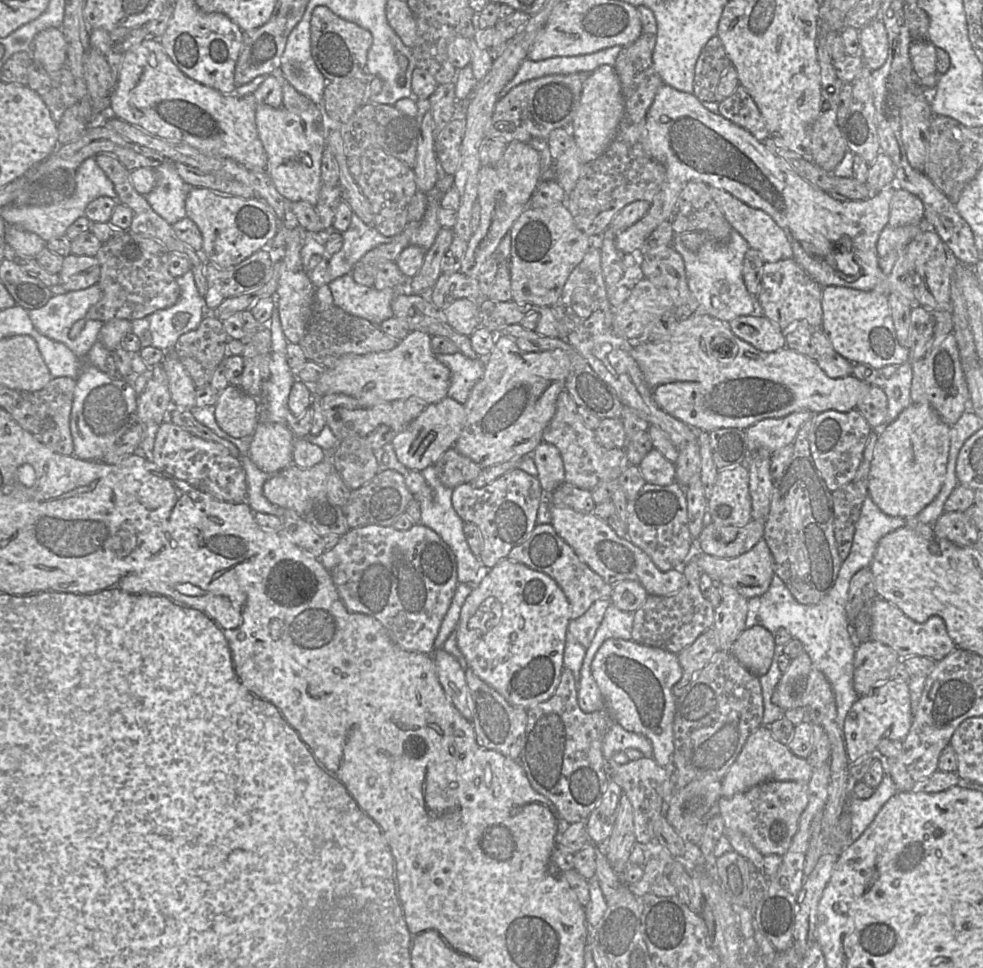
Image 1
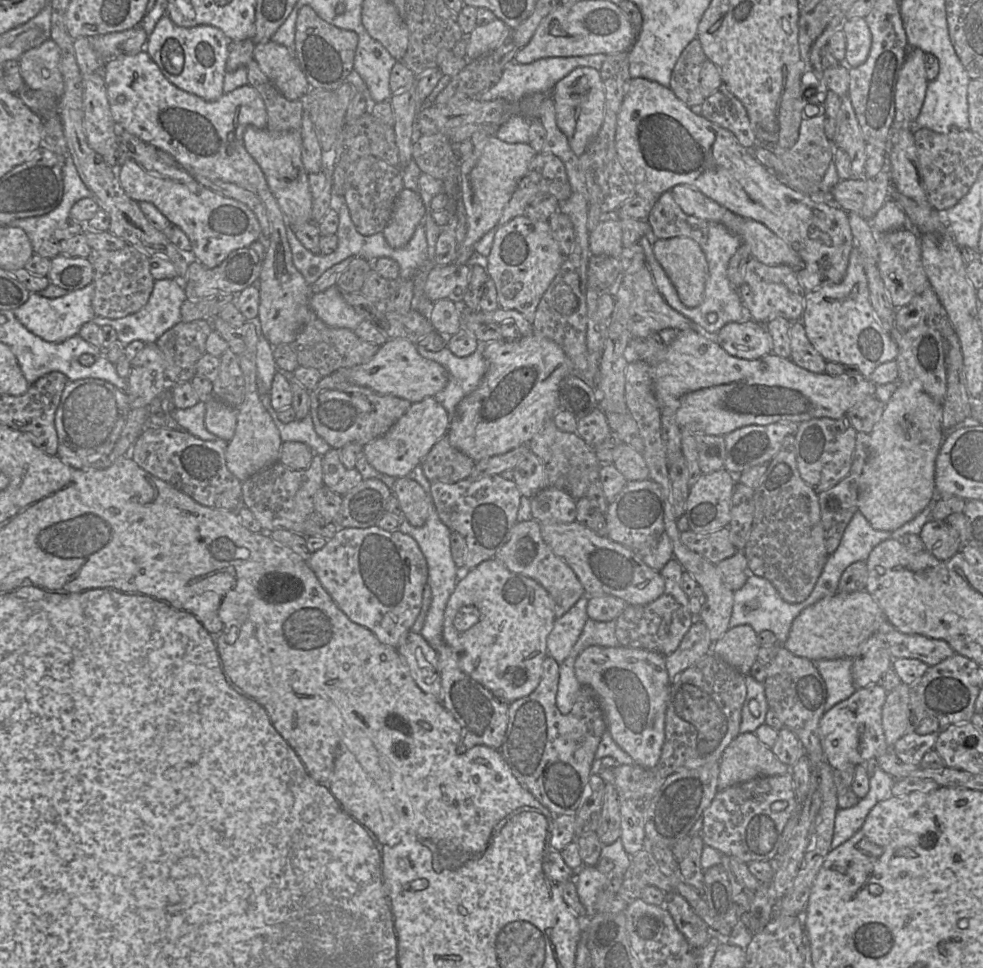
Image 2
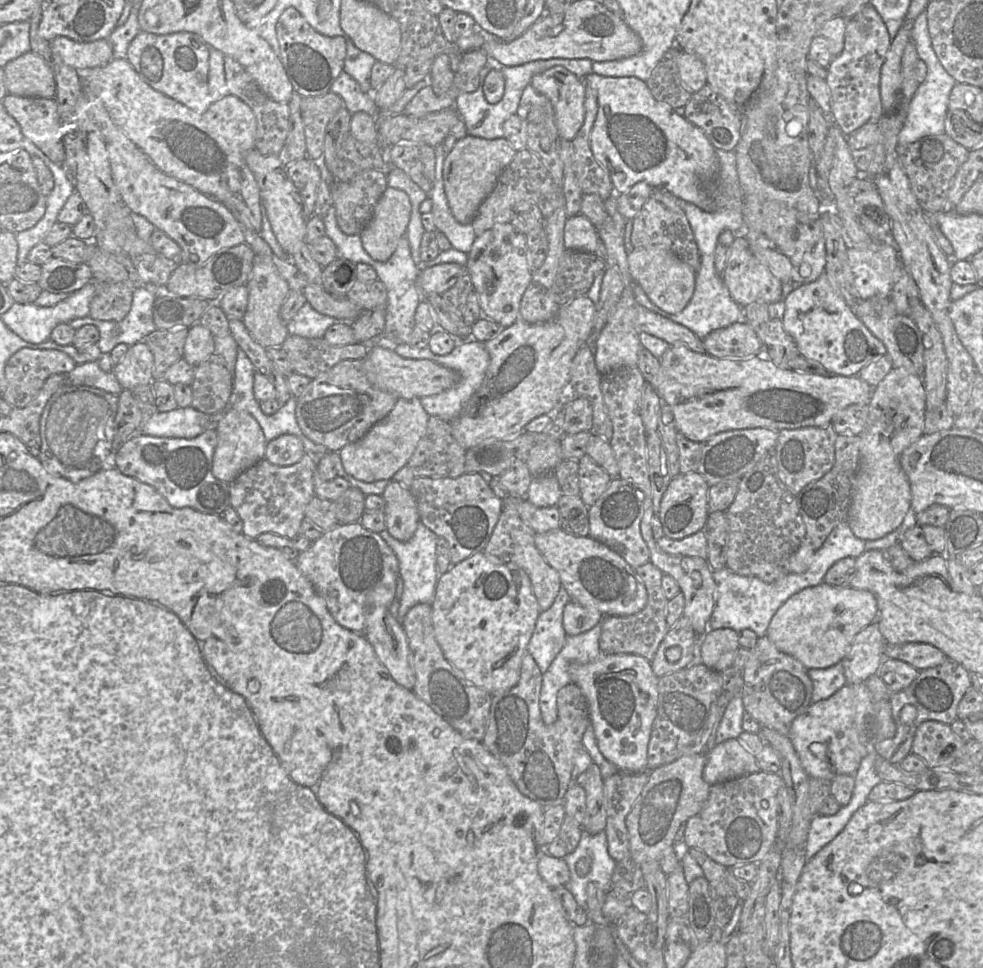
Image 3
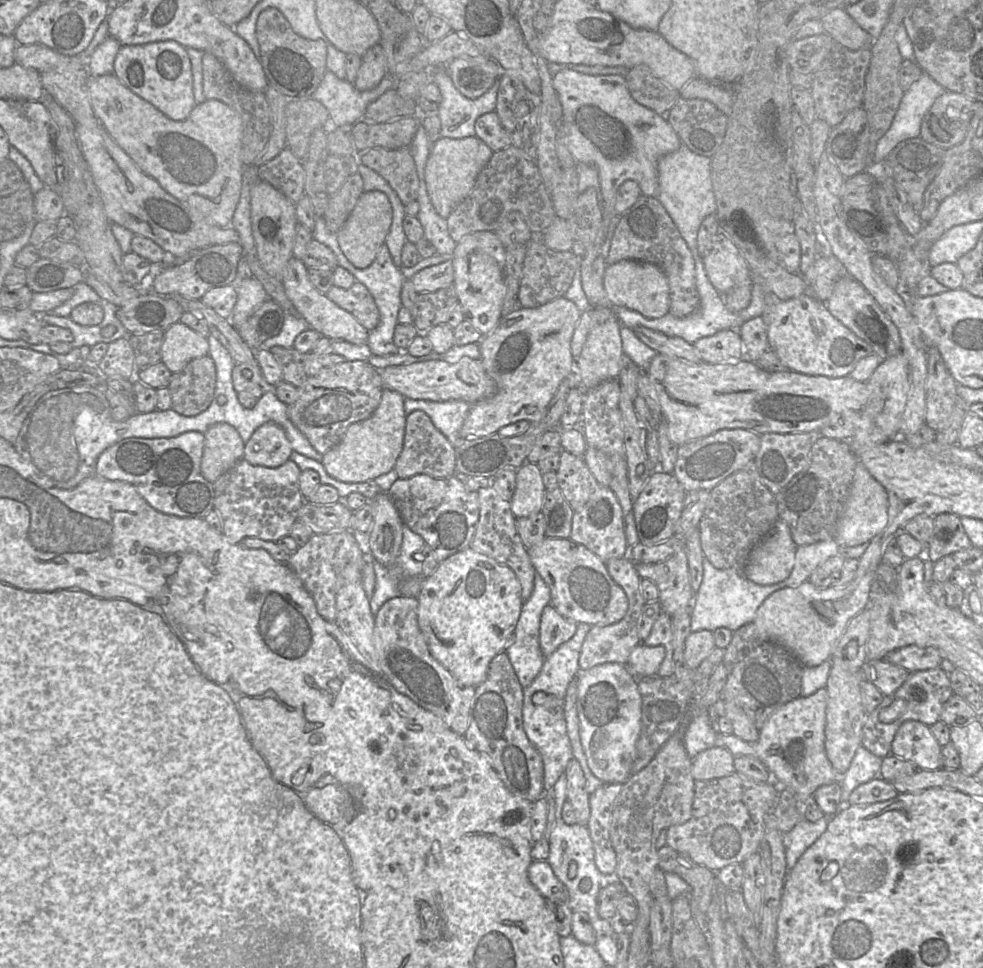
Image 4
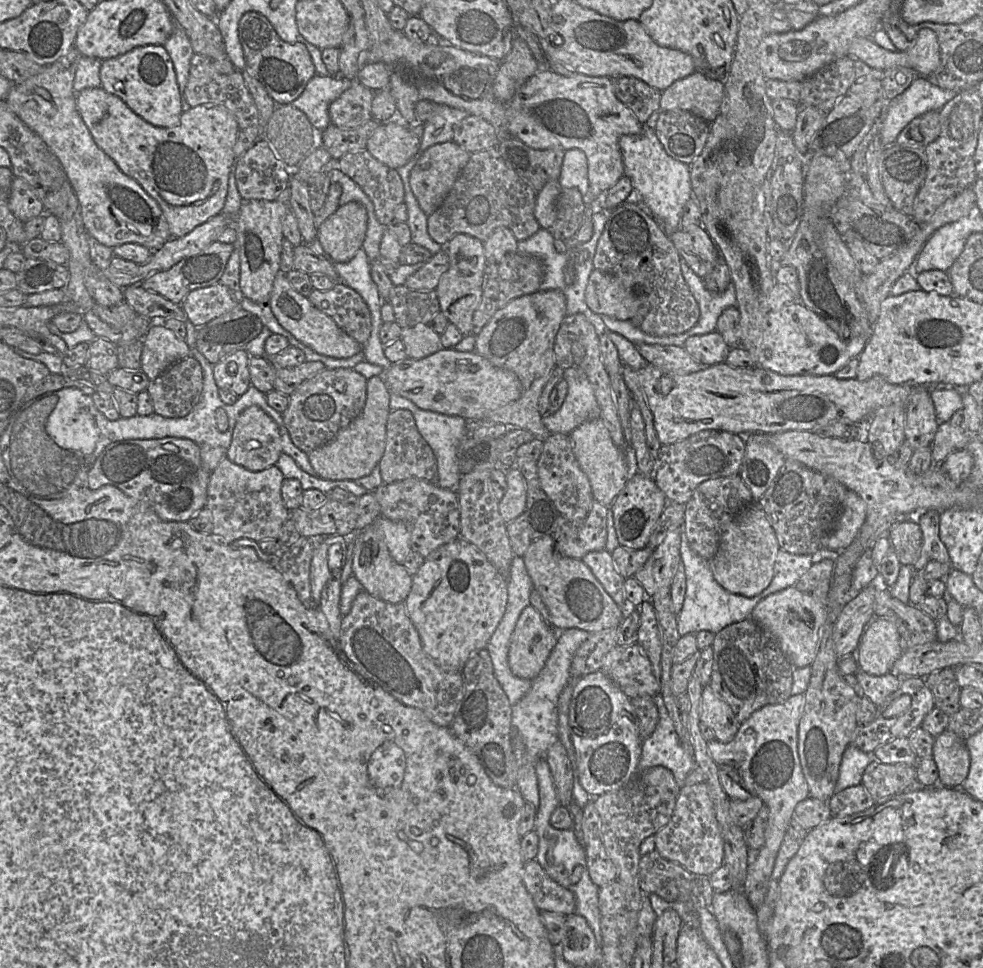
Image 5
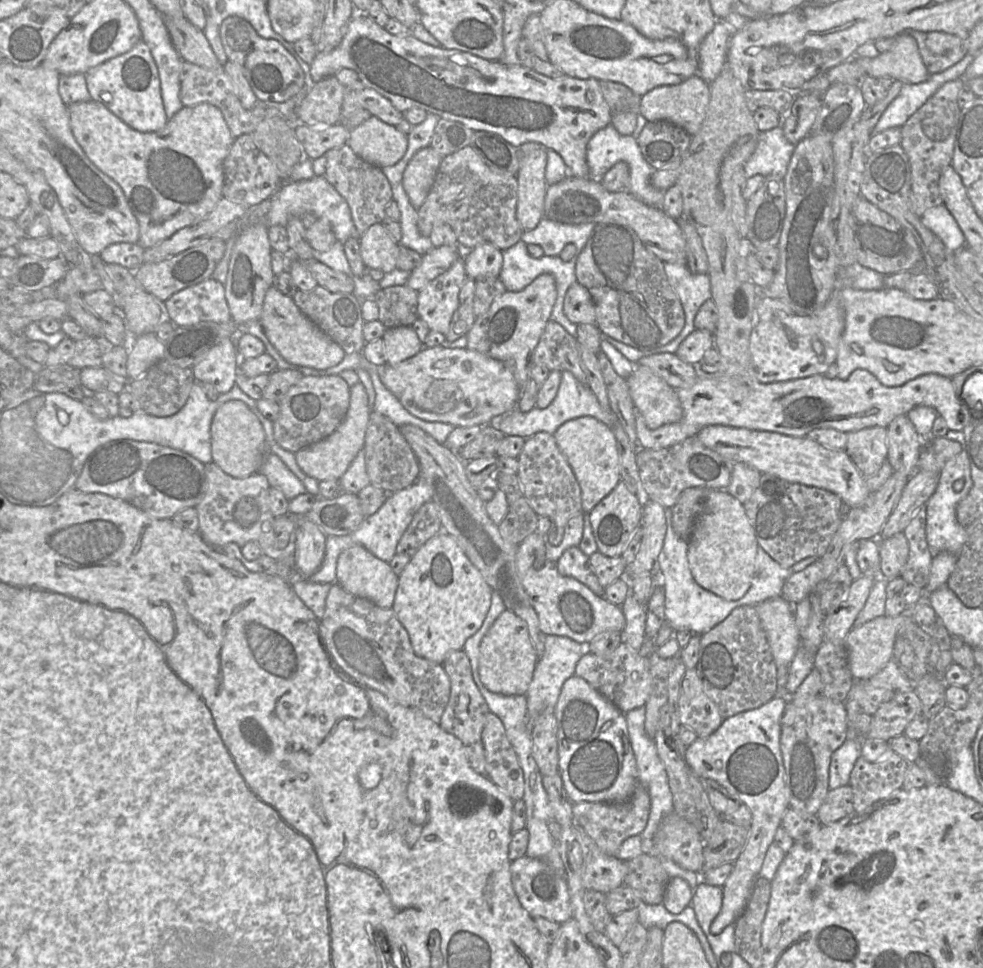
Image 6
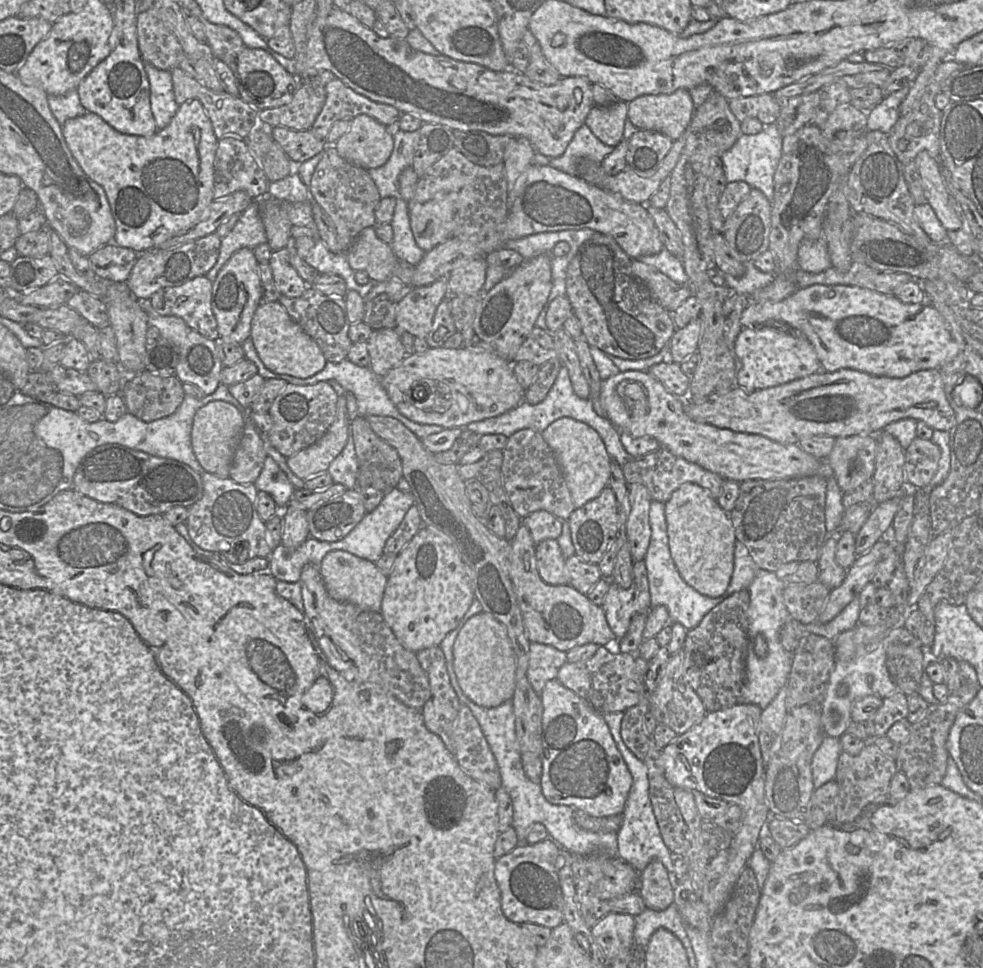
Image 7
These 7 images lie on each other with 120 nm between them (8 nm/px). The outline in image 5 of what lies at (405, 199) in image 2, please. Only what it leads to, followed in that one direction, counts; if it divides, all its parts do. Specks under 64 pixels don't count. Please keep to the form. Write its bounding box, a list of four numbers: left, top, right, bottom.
[316,202,367,263]

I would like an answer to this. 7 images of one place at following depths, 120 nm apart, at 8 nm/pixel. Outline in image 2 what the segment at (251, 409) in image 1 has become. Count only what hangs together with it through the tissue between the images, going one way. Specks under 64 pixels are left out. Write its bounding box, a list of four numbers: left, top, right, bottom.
[205,398,237,441]

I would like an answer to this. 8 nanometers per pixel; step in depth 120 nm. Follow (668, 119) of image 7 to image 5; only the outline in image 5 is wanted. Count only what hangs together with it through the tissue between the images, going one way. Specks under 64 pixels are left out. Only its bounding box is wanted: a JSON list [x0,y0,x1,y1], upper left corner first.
[660,72,723,122]

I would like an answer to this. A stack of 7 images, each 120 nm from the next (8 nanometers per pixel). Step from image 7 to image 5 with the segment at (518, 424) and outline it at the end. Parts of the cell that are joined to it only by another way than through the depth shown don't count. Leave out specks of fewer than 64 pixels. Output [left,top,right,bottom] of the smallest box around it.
[542,369,601,434]

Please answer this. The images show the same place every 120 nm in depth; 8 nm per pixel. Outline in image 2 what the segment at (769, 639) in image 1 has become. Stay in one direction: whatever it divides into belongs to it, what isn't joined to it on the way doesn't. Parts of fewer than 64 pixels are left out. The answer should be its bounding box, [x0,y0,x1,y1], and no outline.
[711,625,760,676]

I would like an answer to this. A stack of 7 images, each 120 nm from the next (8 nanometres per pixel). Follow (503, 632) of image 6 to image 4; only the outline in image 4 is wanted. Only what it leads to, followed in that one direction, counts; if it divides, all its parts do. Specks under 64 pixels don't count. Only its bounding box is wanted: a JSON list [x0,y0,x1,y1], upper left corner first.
[539,605,579,657]

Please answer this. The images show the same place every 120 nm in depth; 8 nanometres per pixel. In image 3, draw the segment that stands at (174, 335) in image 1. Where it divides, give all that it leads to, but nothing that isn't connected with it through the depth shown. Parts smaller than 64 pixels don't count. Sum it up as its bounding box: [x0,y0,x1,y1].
[67,285,163,354]

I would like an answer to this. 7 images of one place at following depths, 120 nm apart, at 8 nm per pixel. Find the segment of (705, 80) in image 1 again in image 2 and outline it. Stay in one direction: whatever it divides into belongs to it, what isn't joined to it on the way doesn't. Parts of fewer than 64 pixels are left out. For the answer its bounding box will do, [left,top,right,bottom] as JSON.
[669,39,707,106]

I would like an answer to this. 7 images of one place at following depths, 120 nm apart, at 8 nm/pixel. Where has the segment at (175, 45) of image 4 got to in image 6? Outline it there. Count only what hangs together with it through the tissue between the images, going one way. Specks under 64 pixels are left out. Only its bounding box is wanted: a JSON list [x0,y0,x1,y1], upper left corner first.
[86,39,169,131]

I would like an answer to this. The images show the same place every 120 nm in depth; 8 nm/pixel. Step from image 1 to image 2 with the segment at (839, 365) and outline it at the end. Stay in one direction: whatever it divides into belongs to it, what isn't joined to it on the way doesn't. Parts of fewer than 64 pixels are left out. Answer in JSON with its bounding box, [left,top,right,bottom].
[789,321,827,373]

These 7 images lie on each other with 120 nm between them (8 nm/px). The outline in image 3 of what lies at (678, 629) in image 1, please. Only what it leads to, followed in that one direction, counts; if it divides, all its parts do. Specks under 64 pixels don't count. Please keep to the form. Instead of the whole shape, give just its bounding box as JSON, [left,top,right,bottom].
[599,563,673,660]

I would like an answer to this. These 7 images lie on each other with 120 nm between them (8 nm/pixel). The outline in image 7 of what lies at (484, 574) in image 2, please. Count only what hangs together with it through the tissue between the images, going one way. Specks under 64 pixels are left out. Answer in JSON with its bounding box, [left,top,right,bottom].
[380,526,474,653]

